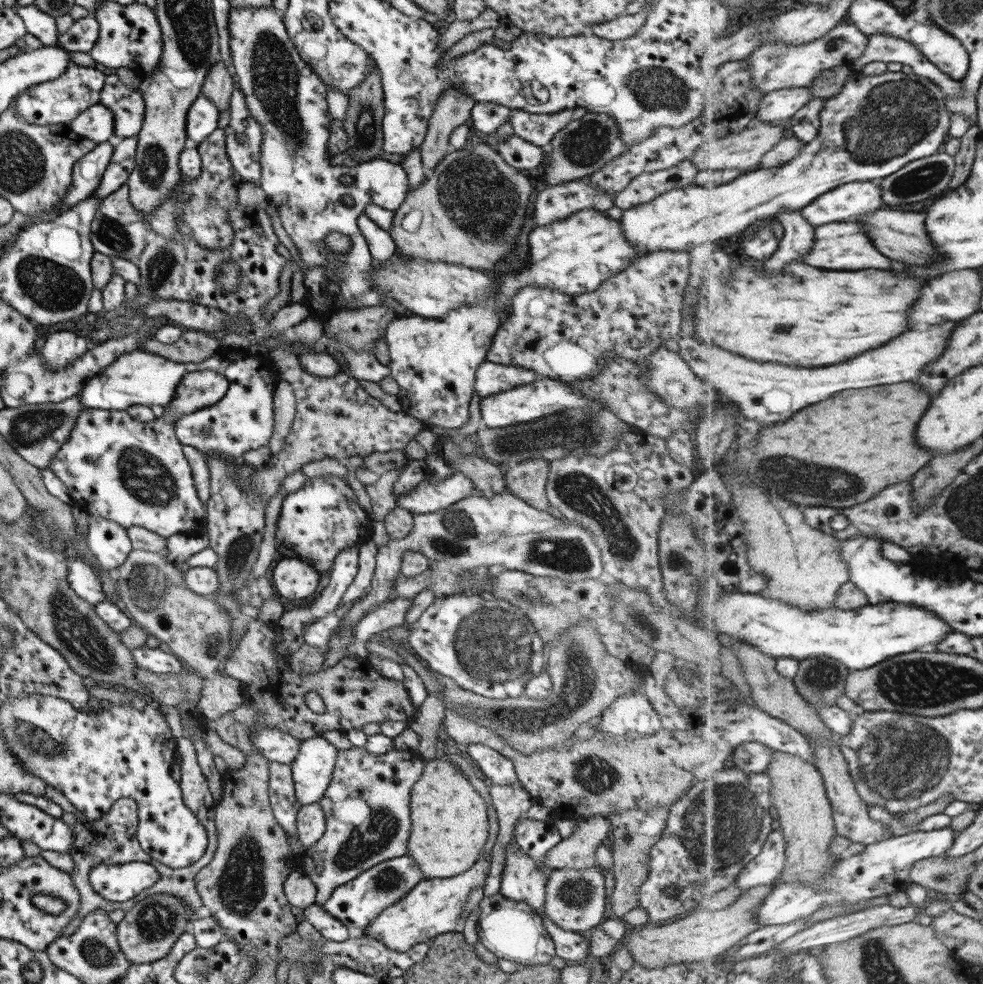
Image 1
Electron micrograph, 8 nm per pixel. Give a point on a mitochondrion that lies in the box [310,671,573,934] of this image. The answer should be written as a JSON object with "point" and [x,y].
{"point":[382,825]}

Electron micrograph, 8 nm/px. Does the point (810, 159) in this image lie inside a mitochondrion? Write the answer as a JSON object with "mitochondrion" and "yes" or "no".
{"mitochondrion":"no"}

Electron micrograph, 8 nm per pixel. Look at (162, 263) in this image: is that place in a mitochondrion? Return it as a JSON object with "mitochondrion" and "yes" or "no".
{"mitochondrion":"yes"}

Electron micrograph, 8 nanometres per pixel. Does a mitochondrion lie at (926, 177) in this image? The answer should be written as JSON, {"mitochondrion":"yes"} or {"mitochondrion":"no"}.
{"mitochondrion":"yes"}

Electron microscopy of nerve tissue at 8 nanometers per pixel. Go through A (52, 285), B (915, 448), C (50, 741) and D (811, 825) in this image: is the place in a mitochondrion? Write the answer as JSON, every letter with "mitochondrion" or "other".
{"A":"mitochondrion","B":"other","C":"mitochondrion","D":"other"}

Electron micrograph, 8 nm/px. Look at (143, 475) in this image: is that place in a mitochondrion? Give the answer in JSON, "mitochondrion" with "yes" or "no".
{"mitochondrion":"yes"}

